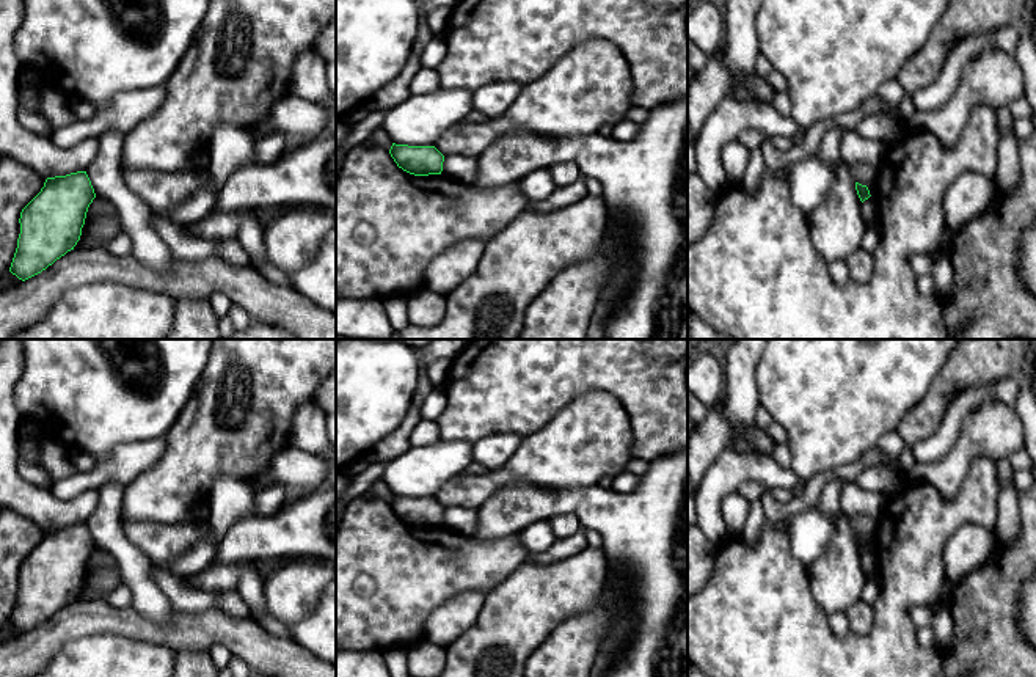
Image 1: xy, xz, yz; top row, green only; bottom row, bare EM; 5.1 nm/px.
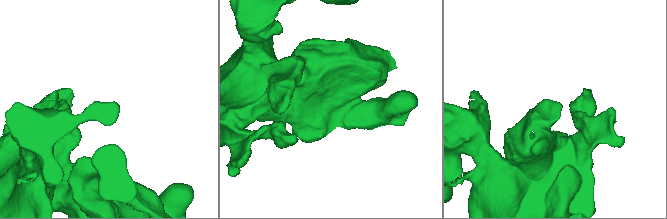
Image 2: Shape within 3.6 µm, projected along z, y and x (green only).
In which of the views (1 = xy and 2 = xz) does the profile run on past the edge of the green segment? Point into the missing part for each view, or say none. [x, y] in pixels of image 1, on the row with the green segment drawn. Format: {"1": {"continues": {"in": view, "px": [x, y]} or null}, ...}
{"1": {"continues": null}, "2": {"continues": null}}

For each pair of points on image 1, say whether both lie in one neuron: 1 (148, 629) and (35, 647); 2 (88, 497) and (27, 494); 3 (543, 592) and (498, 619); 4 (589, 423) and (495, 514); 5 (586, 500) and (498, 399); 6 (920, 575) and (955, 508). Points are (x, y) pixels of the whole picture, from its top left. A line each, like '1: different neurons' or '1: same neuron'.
1: same neuron
2: same neuron
3: same neuron
4: different neurons
5: different neurons
6: same neuron

